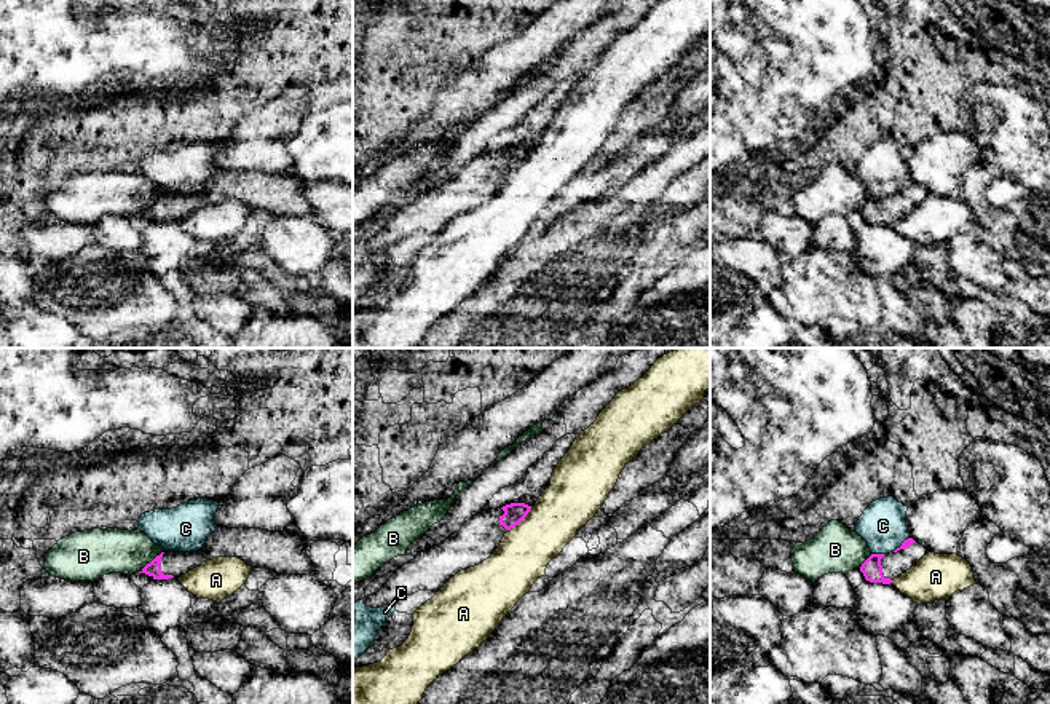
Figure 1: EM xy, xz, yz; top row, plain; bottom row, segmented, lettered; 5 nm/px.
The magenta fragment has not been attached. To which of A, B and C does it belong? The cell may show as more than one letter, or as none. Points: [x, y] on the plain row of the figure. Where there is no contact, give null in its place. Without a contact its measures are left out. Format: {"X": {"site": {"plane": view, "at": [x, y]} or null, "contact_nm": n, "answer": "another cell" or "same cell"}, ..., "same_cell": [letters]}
{"A": {"site": {"plane": "xz", "at": [521, 163]}, "contact_nm": 180, "answer": "another cell"}, "B": {"site": {"plane": "xy", "at": [152, 203]}, "contact_nm": 170, "answer": "another cell"}, "C": {"site": {"plane": "yz", "at": [878, 197]}, "contact_nm": 60, "answer": "another cell"}, "same_cell": []}

